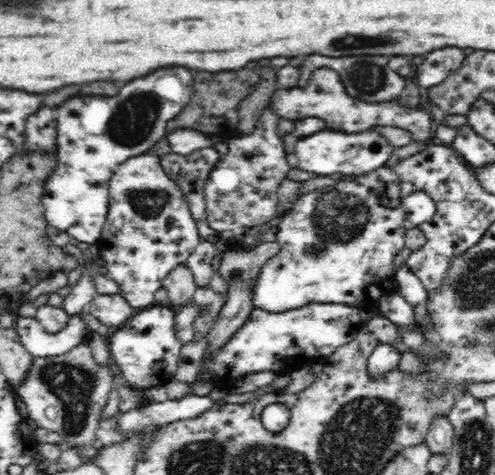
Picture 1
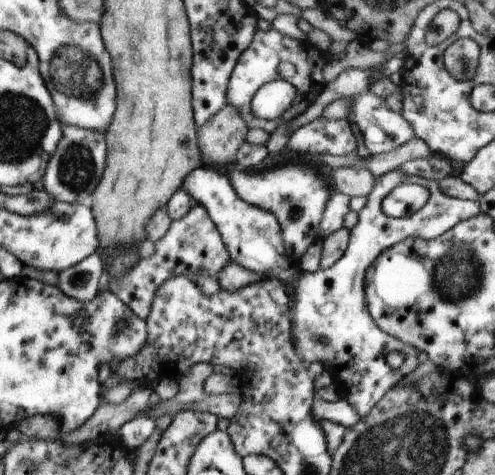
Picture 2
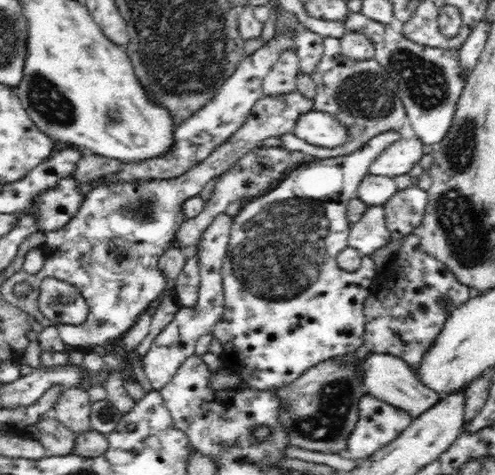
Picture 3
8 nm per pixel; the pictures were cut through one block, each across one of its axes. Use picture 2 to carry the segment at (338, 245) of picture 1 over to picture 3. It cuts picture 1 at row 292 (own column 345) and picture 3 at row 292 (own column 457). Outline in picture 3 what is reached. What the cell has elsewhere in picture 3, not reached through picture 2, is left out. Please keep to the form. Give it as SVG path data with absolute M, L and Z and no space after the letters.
M218 214L218 218L214 218L210 222L210 226L202 232L200 240L192 246L196 250L198 256L198 268L200 268L200 296L194 308L180 308L174 316L174 322L170 322L170 326L166 326L158 338L154 340L154 344L150 346L146 356L138 356L142 362L142 368L148 376L148 380L152 382L154 390L162 390L172 378L174 374L180 370L180 366L186 362L186 358L196 354L196 342L206 336L212 334L214 328L218 326L222 314L224 314L224 288L222 288L222 266L224 266L224 256L228 252L228 242L230 242L230 230L232 230L232 216L226 214Z

